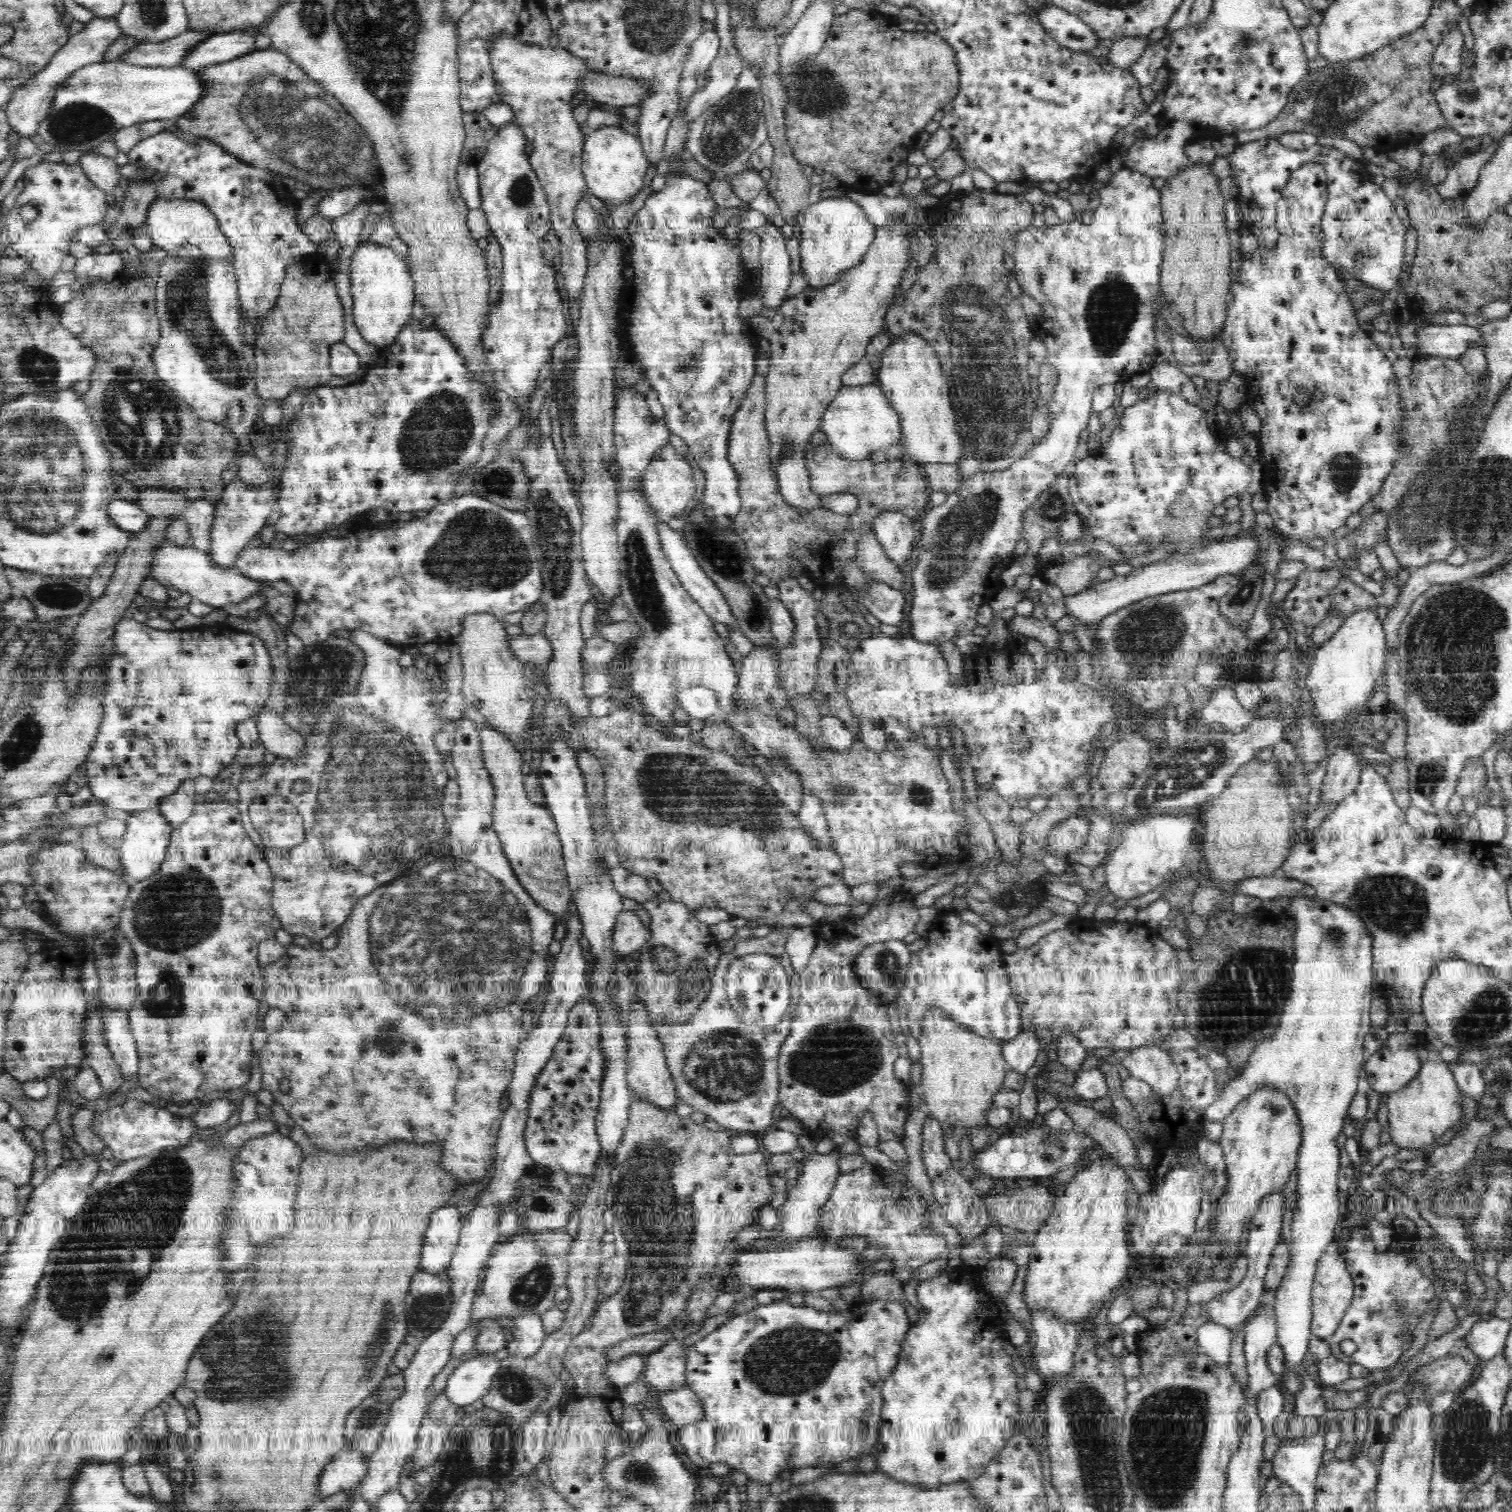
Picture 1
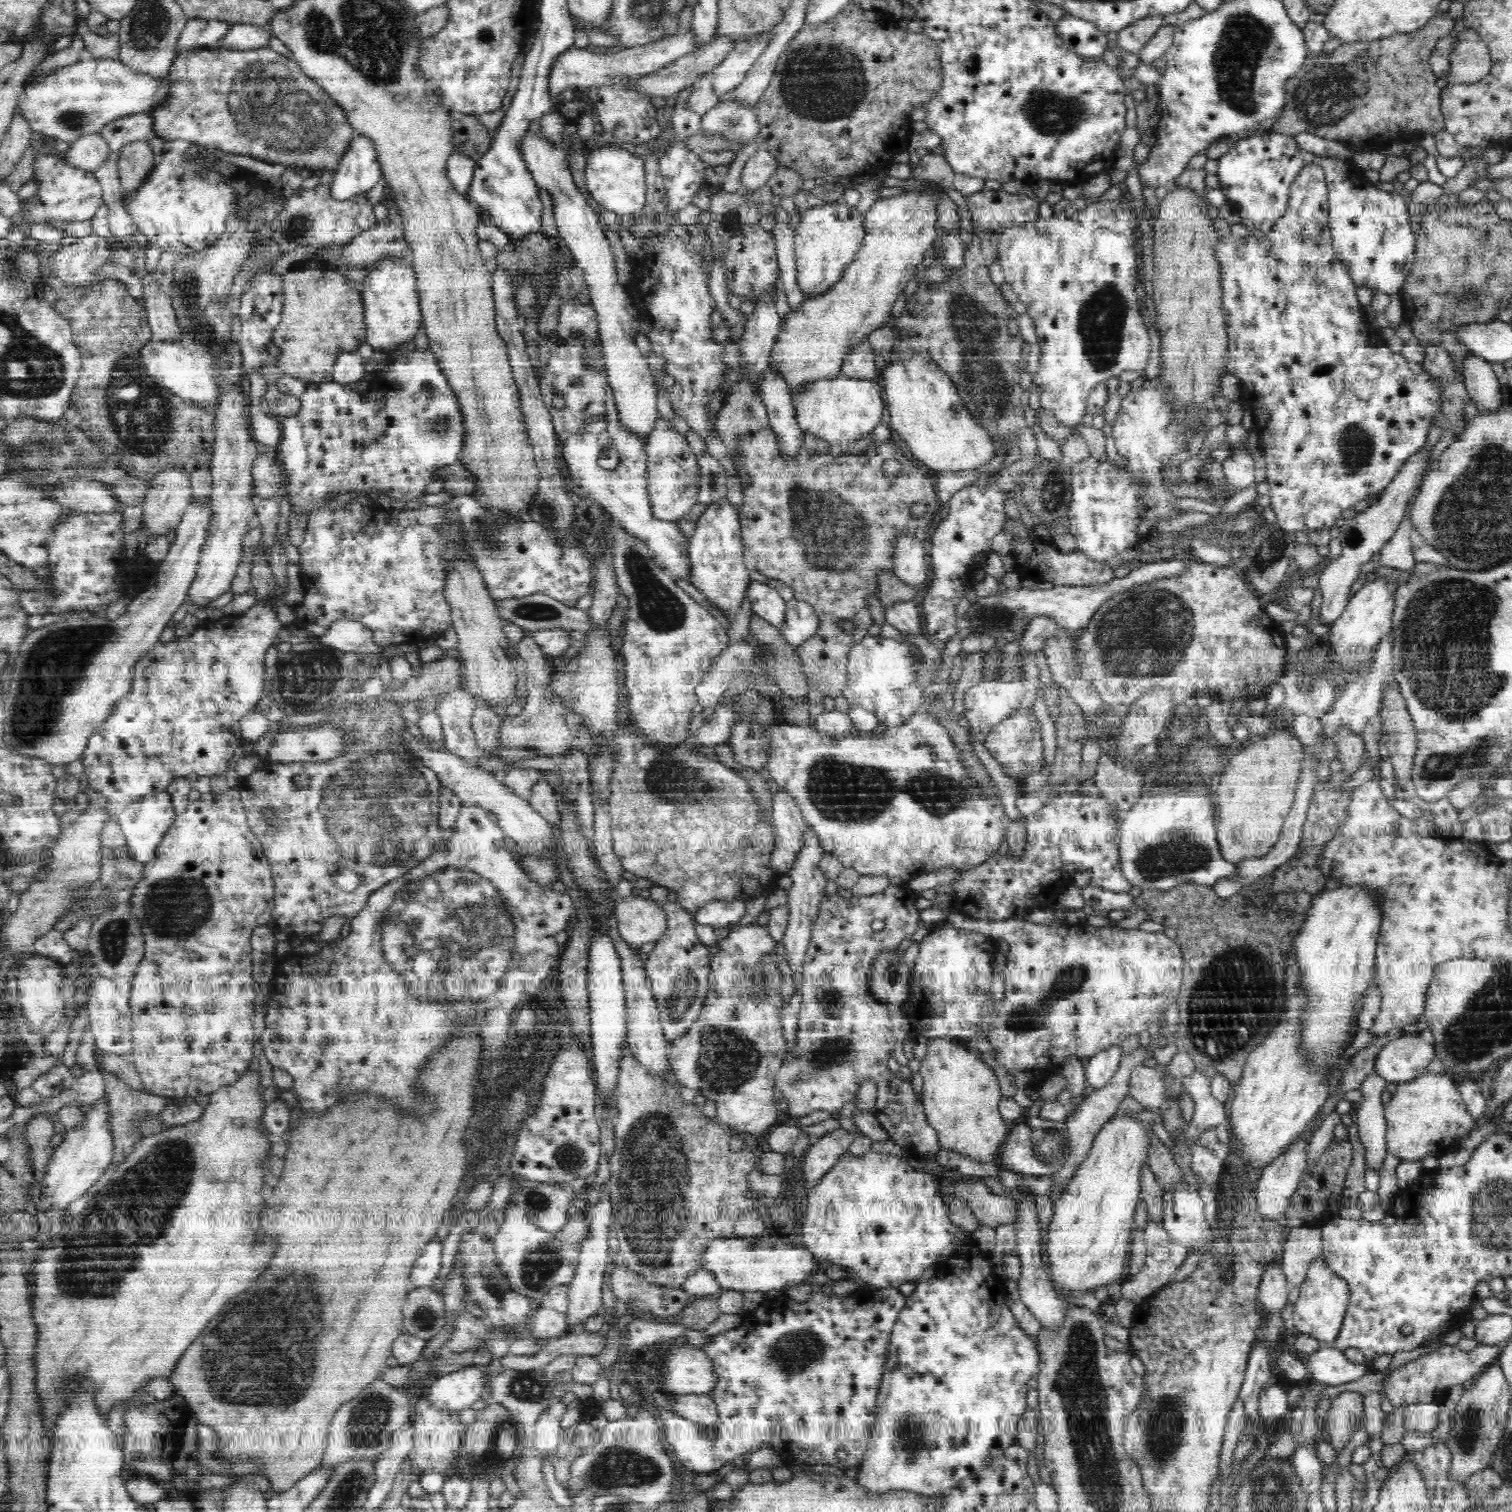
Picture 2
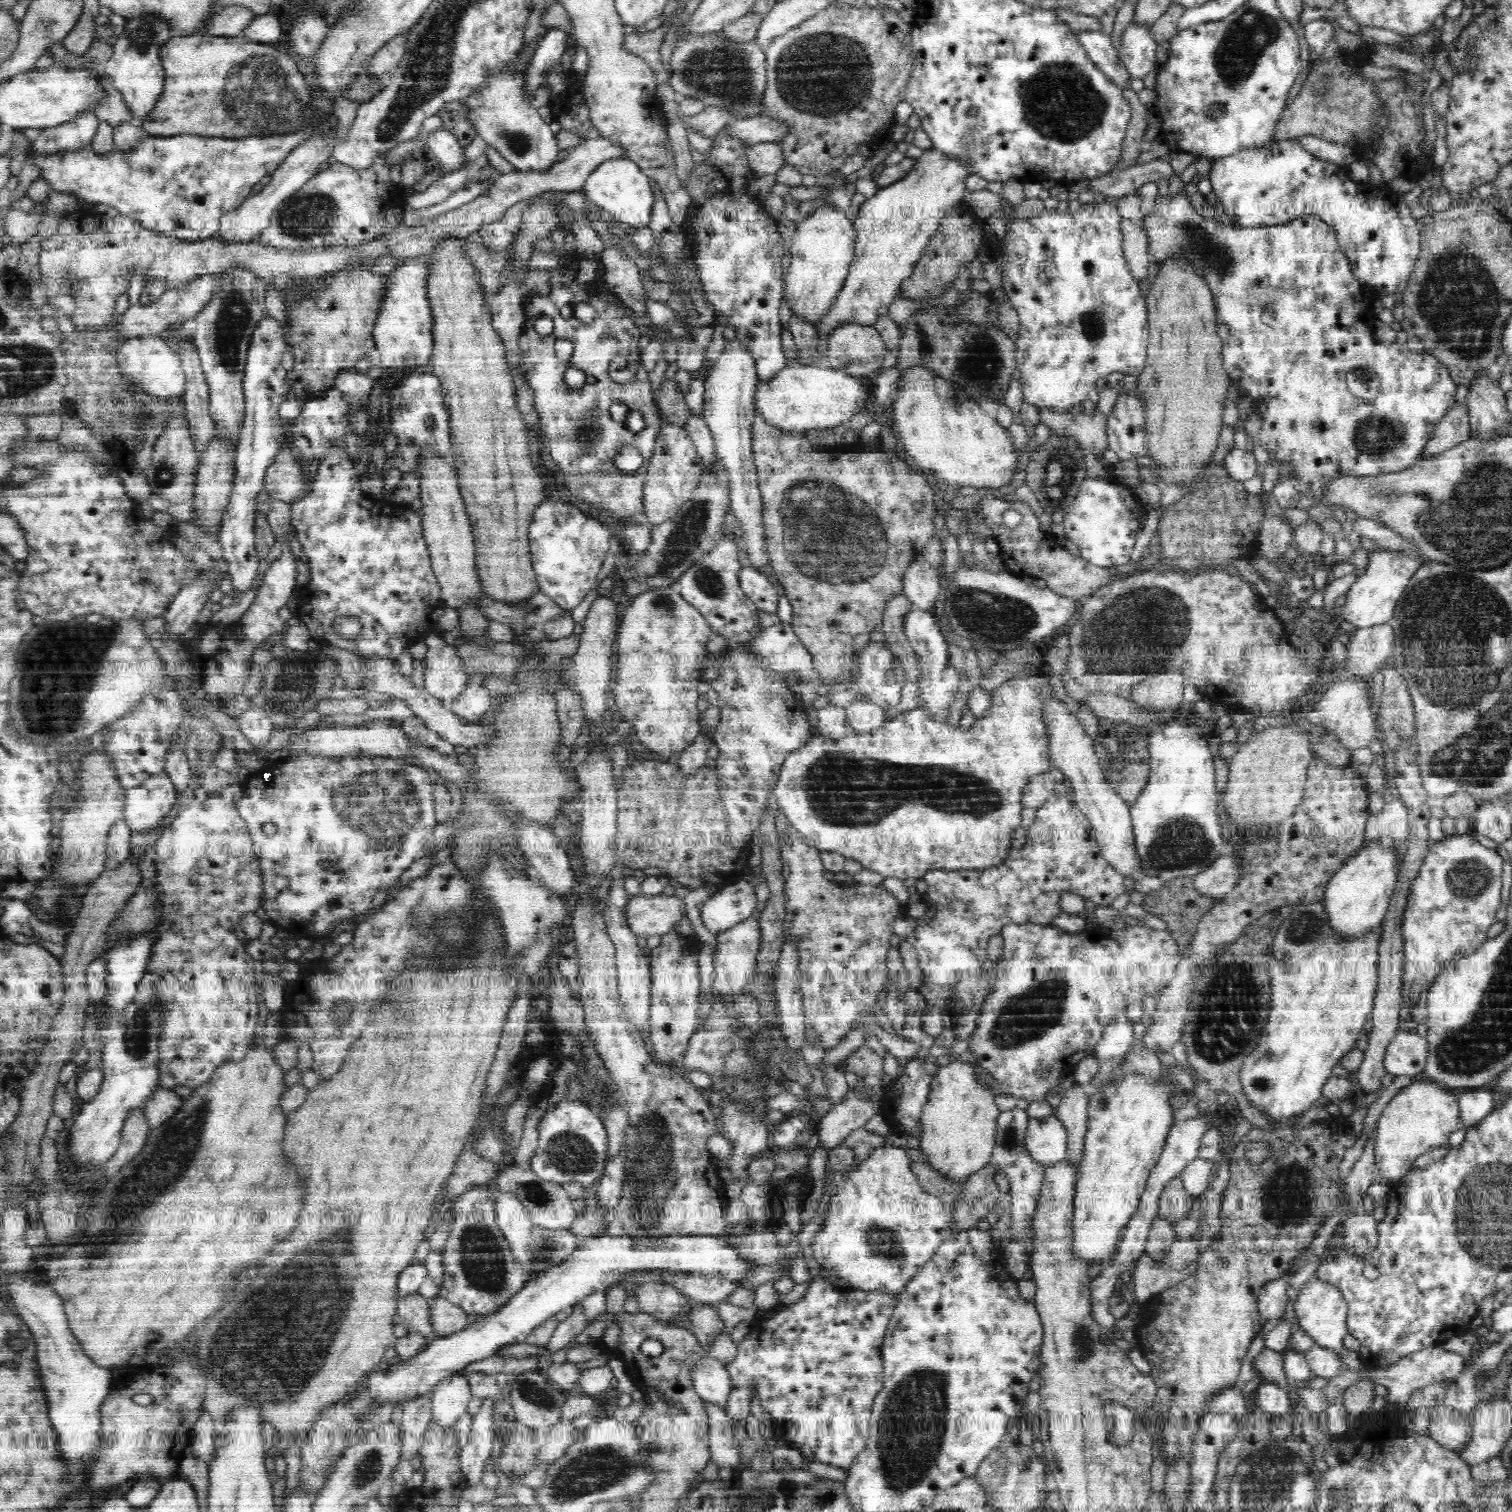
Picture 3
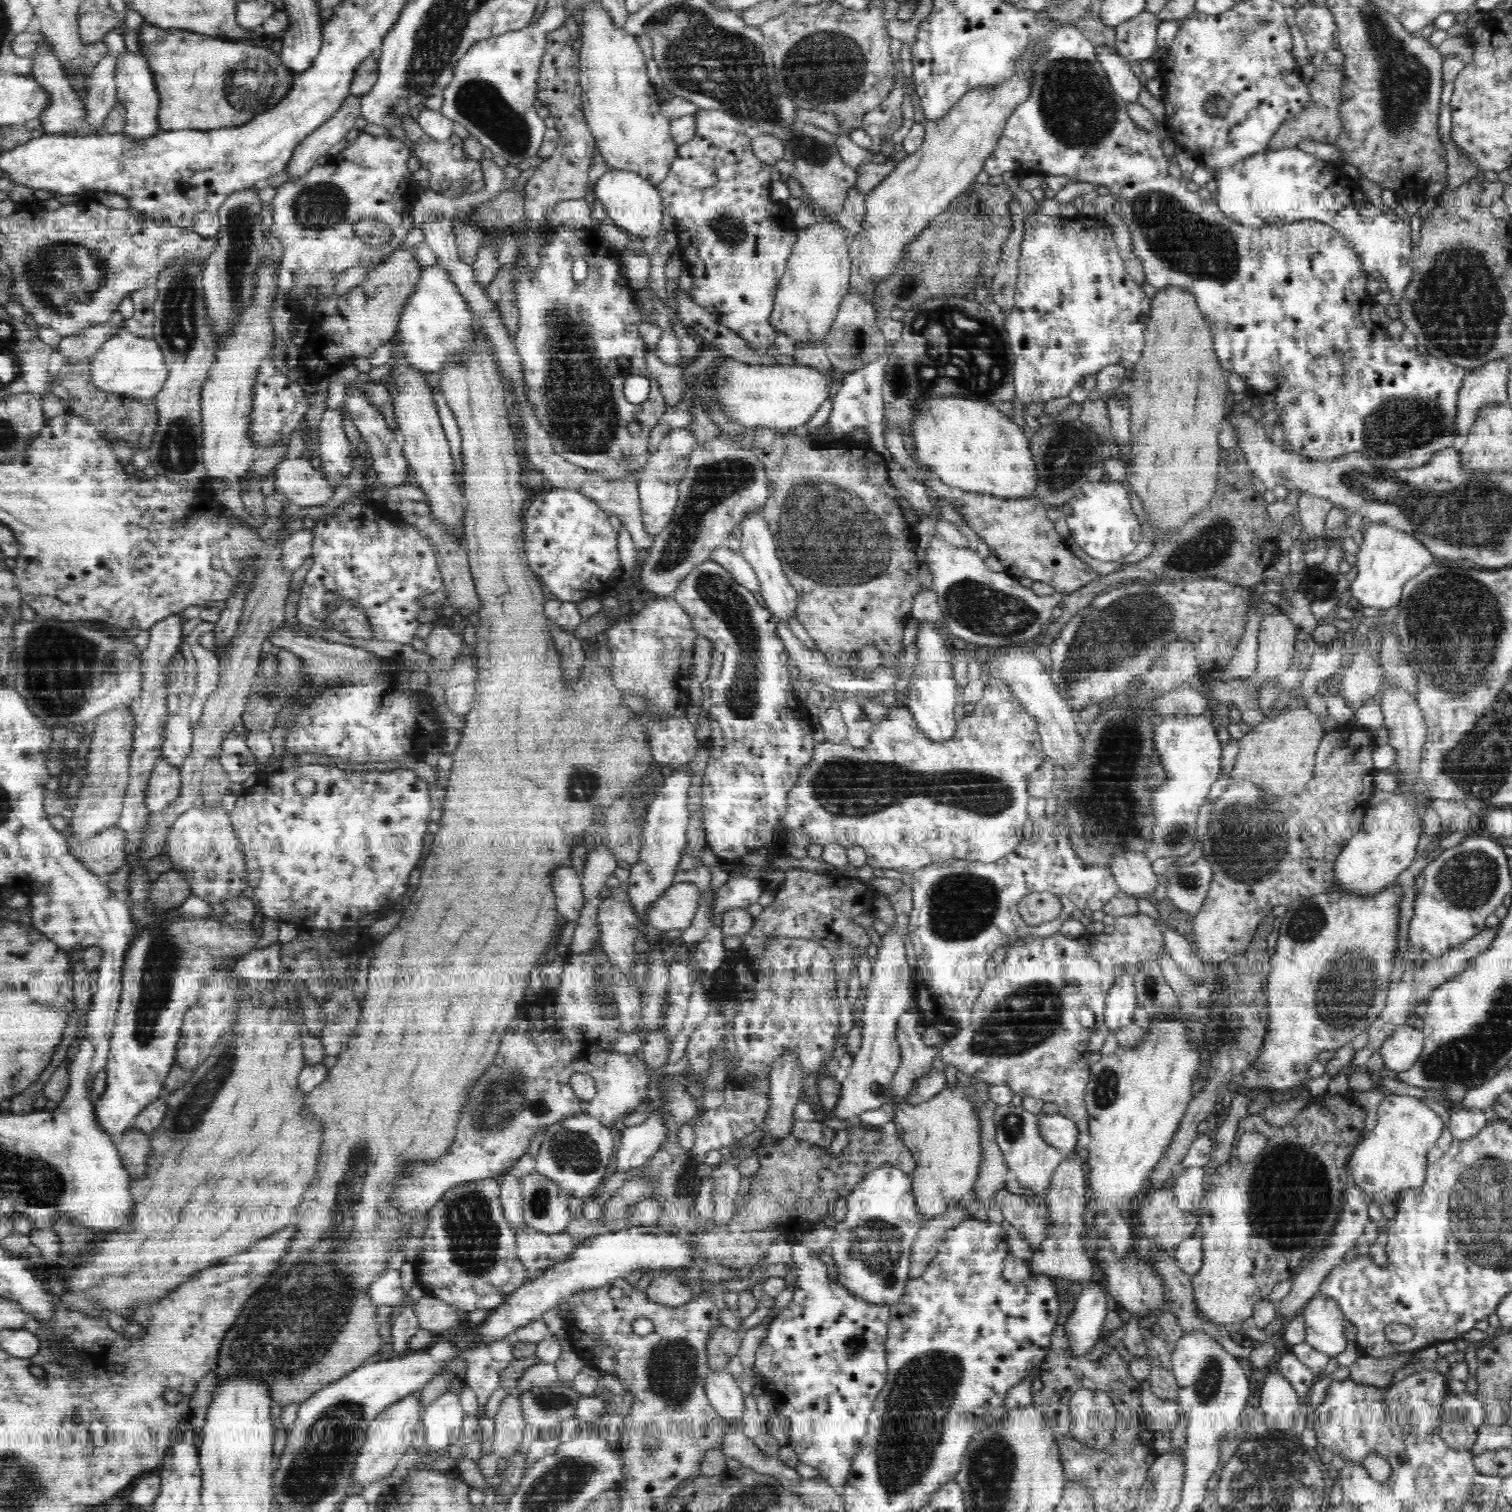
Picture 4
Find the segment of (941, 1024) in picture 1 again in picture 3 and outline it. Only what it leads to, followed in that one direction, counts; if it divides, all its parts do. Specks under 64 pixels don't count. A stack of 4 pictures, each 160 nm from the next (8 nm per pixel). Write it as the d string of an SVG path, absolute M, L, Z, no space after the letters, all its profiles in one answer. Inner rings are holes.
M955 1058L945 1066L939 1065L939 1069L932 1077L929 1089L928 1100L917 1118L917 1122L920 1122L920 1131L921 1128L924 1128L922 1148L924 1148L926 1156L930 1158L934 1171L942 1179L950 1184L964 1184L970 1174L979 1172L993 1162L992 1152L996 1146L996 1120L998 1120L1001 1110L994 1100L994 1093L978 1081L974 1065L968 1059Z

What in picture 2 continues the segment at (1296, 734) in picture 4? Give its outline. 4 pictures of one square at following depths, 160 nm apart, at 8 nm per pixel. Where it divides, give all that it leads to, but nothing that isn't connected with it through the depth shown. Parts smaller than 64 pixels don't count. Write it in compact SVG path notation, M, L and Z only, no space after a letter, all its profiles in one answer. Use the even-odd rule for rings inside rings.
M1288 730L1276 731L1276 734L1264 738L1262 742L1250 744L1246 750L1236 752L1223 772L1214 782L1214 802L1216 807L1216 833L1221 855L1228 862L1236 862L1244 858L1262 858L1266 856L1272 846L1281 838L1284 822L1288 811L1295 802L1295 792L1298 790L1302 763L1302 741L1288 734Z

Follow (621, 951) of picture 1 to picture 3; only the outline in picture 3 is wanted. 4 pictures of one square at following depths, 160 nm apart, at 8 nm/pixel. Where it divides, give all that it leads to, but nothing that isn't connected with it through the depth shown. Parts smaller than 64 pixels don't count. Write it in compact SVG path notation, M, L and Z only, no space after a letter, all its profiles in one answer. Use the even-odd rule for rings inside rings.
M638 894L627 904L627 920L641 941L670 932L682 918L684 903L676 895Z

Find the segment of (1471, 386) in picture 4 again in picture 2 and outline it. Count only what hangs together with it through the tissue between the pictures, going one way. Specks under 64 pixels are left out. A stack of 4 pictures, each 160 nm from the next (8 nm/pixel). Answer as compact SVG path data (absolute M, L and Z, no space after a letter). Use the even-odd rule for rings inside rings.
M1422 449L1418 450L1416 454L1412 454L1391 480L1390 485L1382 492L1380 500L1362 506L1355 517L1346 519L1343 525L1339 527L1339 539L1343 549L1340 556L1331 561L1322 570L1319 577L1320 594L1322 594L1319 617L1323 624L1331 626L1340 618L1345 605L1348 604L1351 598L1350 586L1358 580L1360 566L1370 562L1370 558L1376 552L1380 553L1384 544L1398 530L1400 522L1404 520L1408 500L1422 483L1422 472L1426 470L1430 454L1431 451L1424 452Z

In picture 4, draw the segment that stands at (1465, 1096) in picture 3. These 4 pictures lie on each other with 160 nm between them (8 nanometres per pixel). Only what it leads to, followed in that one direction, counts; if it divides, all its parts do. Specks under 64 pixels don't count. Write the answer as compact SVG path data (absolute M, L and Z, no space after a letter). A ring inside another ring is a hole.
M1451 1107L1446 1126L1458 1140L1472 1138L1488 1123L1484 1110L1478 1108L1464 1109L1464 1107Z

